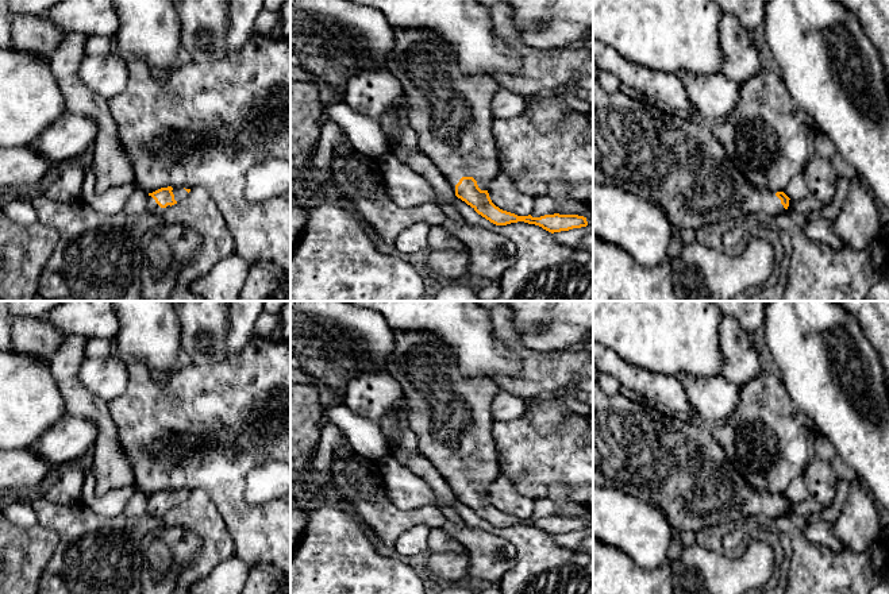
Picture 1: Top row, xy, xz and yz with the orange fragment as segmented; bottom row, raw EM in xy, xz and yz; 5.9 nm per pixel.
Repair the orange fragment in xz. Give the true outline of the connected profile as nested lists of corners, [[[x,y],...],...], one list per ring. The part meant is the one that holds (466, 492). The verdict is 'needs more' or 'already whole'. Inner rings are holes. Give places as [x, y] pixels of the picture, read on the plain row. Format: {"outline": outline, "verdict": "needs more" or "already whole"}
{"outline": [[[395,329],[395,348],[388,373],[403,389],[408,405],[408,423],[417,437],[419,454],[426,456],[455,493],[455,498],[478,517],[496,528],[524,524],[554,536],[586,529],[578,517],[517,518],[496,509],[488,495],[488,485],[497,472],[497,452],[493,441],[492,402],[501,390],[488,377],[467,377],[458,366],[453,346],[428,329]]], "verdict": "needs more"}

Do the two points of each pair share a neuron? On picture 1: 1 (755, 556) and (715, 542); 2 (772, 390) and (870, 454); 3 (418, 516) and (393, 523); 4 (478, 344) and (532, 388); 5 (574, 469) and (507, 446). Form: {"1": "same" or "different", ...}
{"1": "different", "2": "different", "3": "same", "4": "different", "5": "same"}

